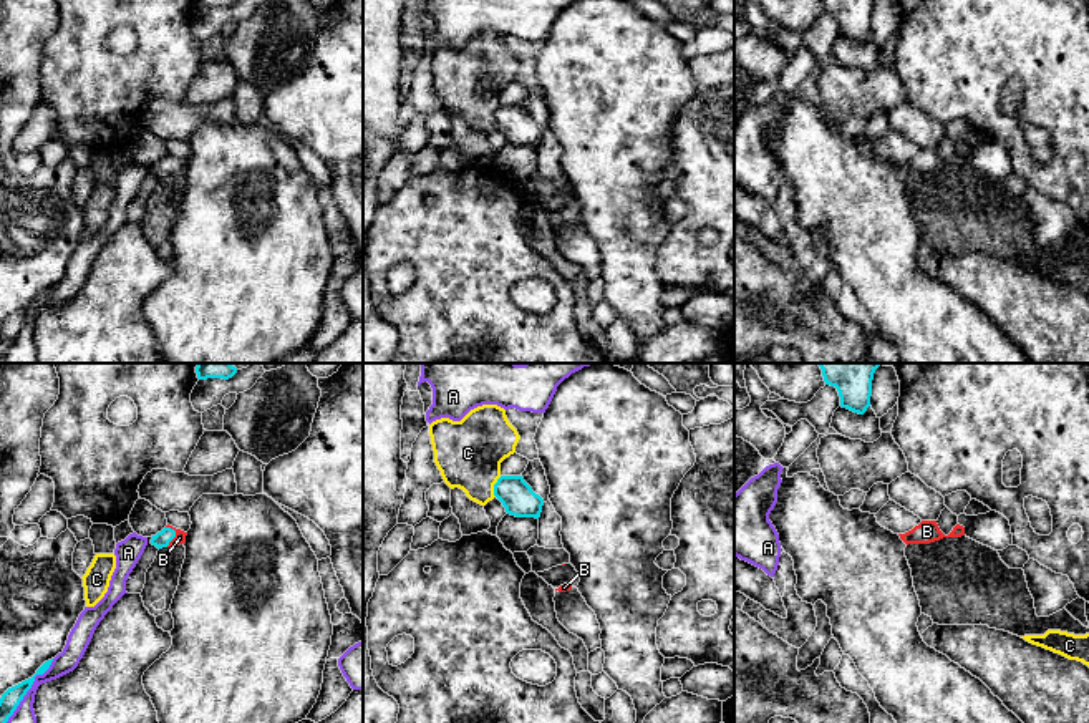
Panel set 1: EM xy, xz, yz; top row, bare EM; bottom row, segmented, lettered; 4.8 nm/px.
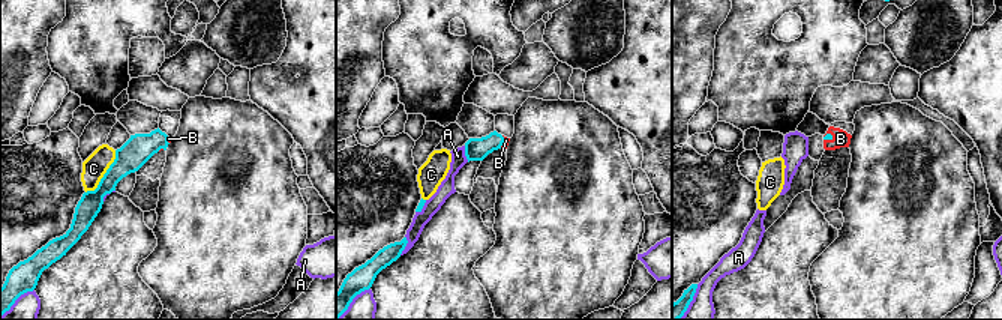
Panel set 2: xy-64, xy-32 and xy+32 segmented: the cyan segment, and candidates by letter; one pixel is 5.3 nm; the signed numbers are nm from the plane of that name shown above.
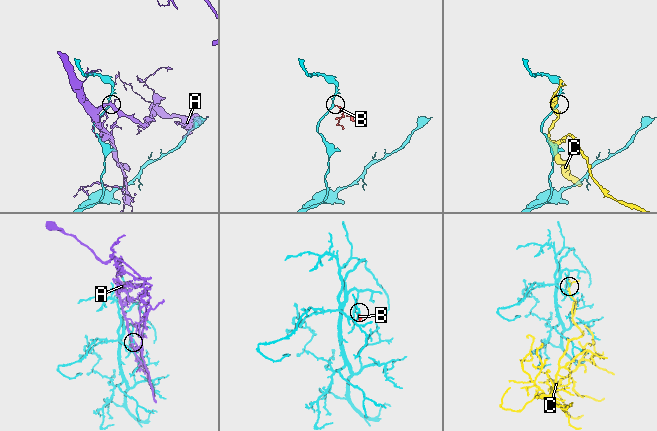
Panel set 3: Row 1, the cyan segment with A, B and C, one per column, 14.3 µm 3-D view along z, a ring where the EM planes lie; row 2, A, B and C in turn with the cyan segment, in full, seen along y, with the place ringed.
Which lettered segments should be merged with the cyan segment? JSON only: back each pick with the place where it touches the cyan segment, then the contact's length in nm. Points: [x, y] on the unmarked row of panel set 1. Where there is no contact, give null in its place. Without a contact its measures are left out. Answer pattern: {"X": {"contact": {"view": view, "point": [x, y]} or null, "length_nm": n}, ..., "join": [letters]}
{"B": {"contact": {"view": "xy", "point": [174, 164]}, "length_nm": 110}, "join": ["B"]}

